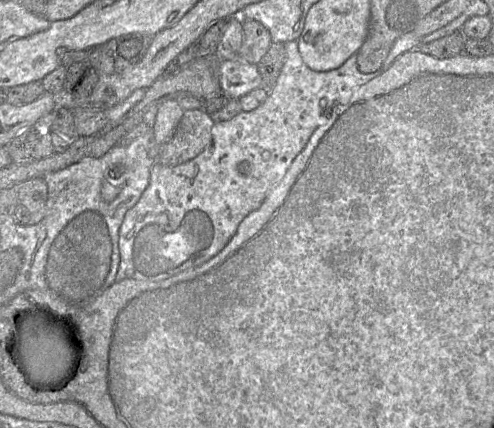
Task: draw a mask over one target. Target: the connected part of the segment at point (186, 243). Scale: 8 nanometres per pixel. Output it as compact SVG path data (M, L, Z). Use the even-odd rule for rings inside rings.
M413 31L403 34L392 45L390 52L383 62L382 66L375 72L371 73L362 73L358 70L357 52L351 55L340 67L336 69L323 72L313 71L304 63L298 49L297 41L286 42L284 44L286 51L284 65L281 69L276 83L269 90L269 94L262 105L250 112L242 111L230 120L215 122L211 131L211 144L208 145L198 156L196 156L192 160L176 166L165 166L156 161L155 164L152 166L147 188L142 193L136 205L126 212L119 230L120 264L116 276L116 281L121 281L126 278L150 281L165 280L192 267L198 267L216 256L233 238L242 220L248 214L257 210L264 202L270 190L282 180L295 157L304 149L312 133L320 125L320 120L328 119L344 105L348 104L350 102L352 93L357 88L375 78L379 74L383 73L400 55L417 48L420 45L420 41L421 37Z

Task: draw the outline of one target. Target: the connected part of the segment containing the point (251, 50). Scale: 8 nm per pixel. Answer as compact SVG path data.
M252 19L244 20L242 28L243 43L238 57L250 64L257 65L272 43L271 35L261 23Z

